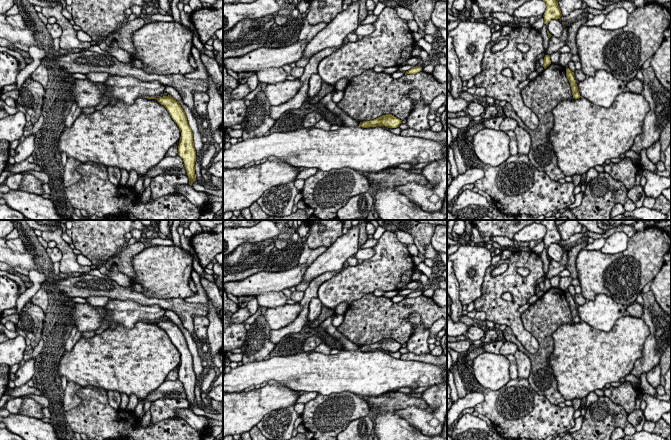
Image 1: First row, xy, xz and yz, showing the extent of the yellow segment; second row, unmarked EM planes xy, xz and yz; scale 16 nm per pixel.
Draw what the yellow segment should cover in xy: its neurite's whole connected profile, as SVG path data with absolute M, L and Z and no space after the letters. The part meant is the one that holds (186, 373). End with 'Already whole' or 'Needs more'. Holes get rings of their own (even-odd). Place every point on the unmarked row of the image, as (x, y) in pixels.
M171 319L163 321L145 321L147 323L156 323L161 329L163 329L169 336L171 342L177 348L180 353L181 361L178 369L178 379L183 383L184 390L189 402L189 409L195 405L195 386L196 386L196 375L194 372L193 357L189 351L186 338L179 328Z. Already whole

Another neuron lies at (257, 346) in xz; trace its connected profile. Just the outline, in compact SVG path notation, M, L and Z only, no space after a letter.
M261 306L261 315L256 319L255 323L251 324L251 328L247 330L245 342L241 346L243 364L262 361L275 348L275 344L269 340L271 329L264 318L267 309Z

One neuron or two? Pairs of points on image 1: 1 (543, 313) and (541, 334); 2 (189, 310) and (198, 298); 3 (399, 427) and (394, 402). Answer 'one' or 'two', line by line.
1: one
2: two
3: one

